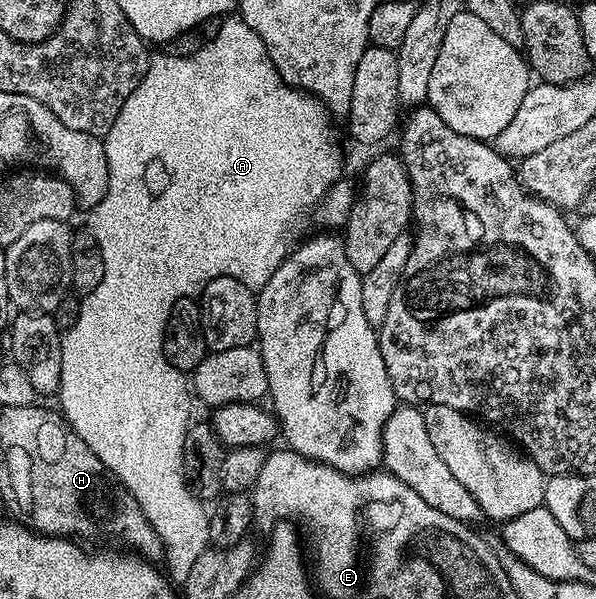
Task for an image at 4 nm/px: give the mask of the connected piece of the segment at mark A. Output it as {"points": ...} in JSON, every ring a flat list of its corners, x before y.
{"points":[[230,16,225,19,222,30,219,34,213,35,212,40,207,41,206,46,200,52,192,56,176,56,169,52,163,54,155,53,150,60,150,67,140,80,140,84,134,90,132,97,126,101,126,106,116,116,116,124,106,133,104,145,106,147,106,159,108,160,108,192,104,192,104,200,96,204,90,211,90,226,88,233,100,244,100,256,104,256,104,276,100,284,90,294,81,299,79,315,76,322,72,324,70,330,62,334,62,355,60,356,60,384,56,391,56,397,62,401,60,413,66,420,67,426,74,430,96,452,96,456,106,466,111,474,115,474,132,492,136,504,148,516,148,522,152,524,154,531,162,537,162,548,164,560,174,569,172,578,175,583,185,583,188,572,192,564,196,564,197,558,211,545,210,541,210,515,209,509,205,510,203,499,197,497,190,489,186,481,186,469,184,469,184,440,186,431,192,425,190,418,190,398,192,402,192,390,188,385,188,378,183,371,178,370,166,358,162,345,166,339,166,325,168,316,172,308,181,298,191,300,197,299,204,287,212,280,220,276,228,276,232,280,240,280,249,290,255,292,262,290,268,280,272,280,272,272,280,268,280,264,285,260,288,253,286,241,290,238,290,229,298,222,298,217,302,213,313,211,335,182,343,177,344,168,332,170,334,174,318,176,318,174,296,174,302,176,302,180,318,184,308,184,308,186,288,186,286,180,280,180,280,172,284,170,280,162,280,136,282,130,286,134,286,158,290,160,292,156,304,156,304,158,322,158,322,154,328,154,328,158,336,156,334,152,344,152,340,142,334,139,334,134,330,131,331,115,325,106,317,98,294,89,287,85,284,79,278,74,277,68,272,64,268,52,264,48,264,40,248,28,248,24,242,21,241,17]]}

